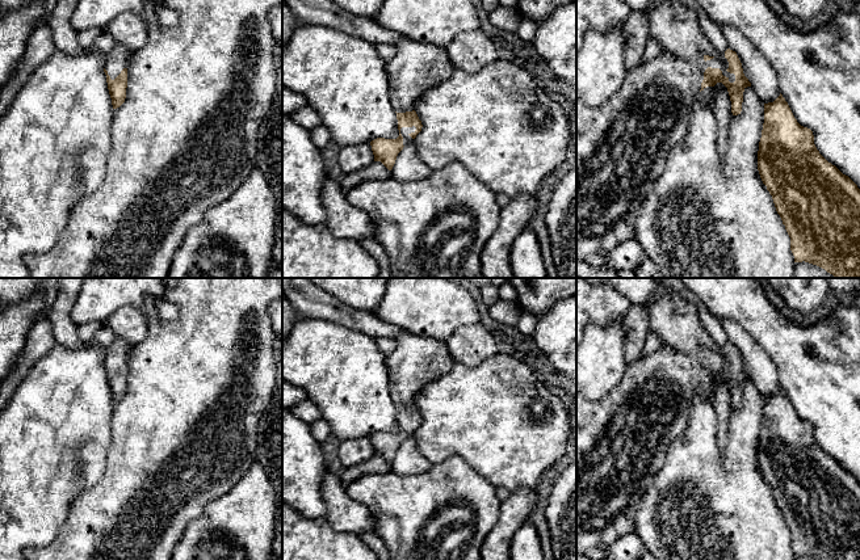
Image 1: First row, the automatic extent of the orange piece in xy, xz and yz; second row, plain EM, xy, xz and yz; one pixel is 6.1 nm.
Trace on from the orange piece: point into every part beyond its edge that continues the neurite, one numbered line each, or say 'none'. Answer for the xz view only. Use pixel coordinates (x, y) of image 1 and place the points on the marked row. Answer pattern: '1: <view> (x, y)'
1: xz (405, 131)

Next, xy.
1: xy (117, 58)

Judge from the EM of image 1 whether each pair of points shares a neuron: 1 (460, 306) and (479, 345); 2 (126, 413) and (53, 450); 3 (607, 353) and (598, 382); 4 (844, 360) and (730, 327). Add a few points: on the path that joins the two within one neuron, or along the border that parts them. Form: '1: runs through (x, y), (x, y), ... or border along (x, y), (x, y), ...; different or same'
1: border along (479, 321), (472, 325), (460, 325), (445, 341); different
2: border along (114, 403), (110, 411), (110, 440), (105, 451); different
3: runs through (600, 360), (598, 375); same
4: border along (720, 319), (733, 319), (766, 353); different

